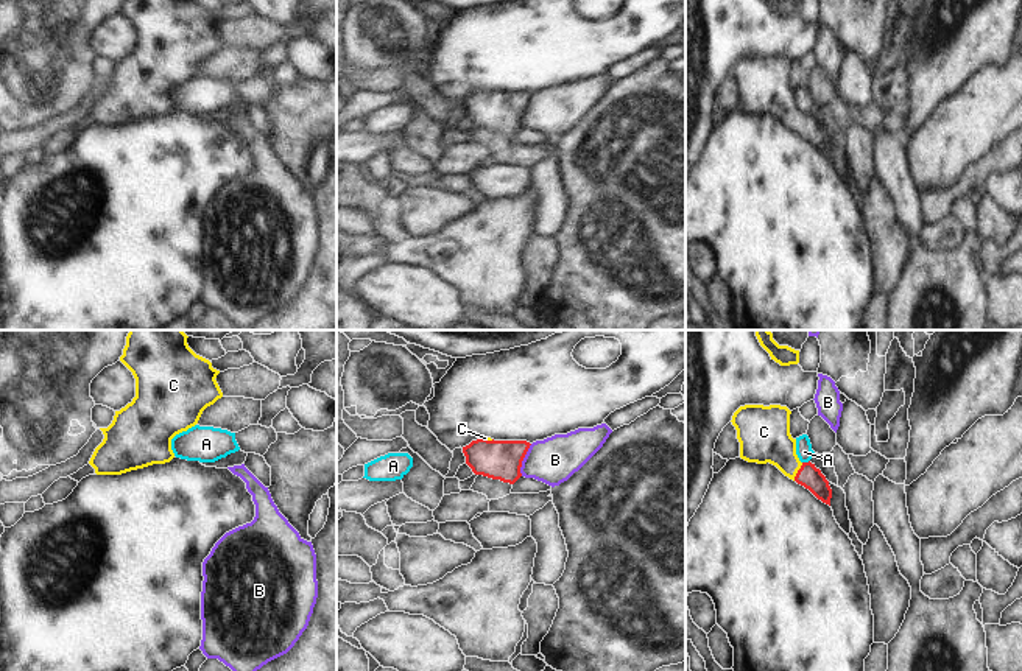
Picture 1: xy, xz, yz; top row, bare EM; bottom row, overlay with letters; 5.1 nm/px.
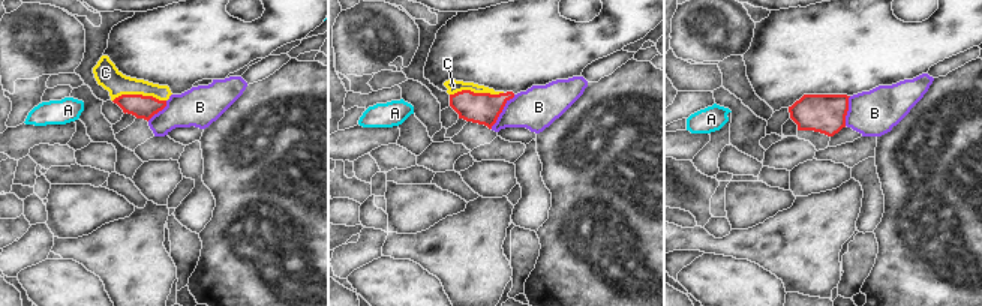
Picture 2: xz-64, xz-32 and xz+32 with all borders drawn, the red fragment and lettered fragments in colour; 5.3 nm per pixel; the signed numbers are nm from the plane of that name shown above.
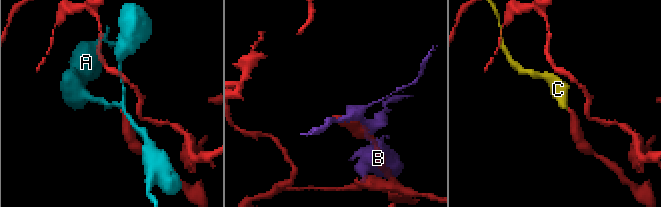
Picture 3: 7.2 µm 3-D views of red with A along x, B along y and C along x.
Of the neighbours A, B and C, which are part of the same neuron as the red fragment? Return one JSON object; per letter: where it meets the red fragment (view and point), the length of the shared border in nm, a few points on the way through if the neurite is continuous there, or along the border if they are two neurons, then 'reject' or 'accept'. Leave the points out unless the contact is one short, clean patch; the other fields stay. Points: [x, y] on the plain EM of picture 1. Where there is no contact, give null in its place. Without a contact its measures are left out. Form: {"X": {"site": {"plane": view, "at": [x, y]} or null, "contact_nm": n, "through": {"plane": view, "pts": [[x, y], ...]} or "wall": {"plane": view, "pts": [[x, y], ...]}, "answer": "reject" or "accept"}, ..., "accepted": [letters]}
{"A": {"site": {"plane": "yz", "at": [806, 114]}, "contact_nm": 40, "wall": {"plane": "yz", "pts": [[809, 111], [803, 114]]}, "answer": "reject"}, "B": {"site": {"plane": "xz", "at": [522, 111]}, "contact_nm": 180, "answer": "reject"}, "C": {"site": {"plane": "yz", "at": [798, 123]}, "contact_nm": 110, "through": {"plane": "yz", "pts": [[809, 128], [798, 123], [765, 87]]}, "answer": "accept"}, "accepted": ["C"]}

